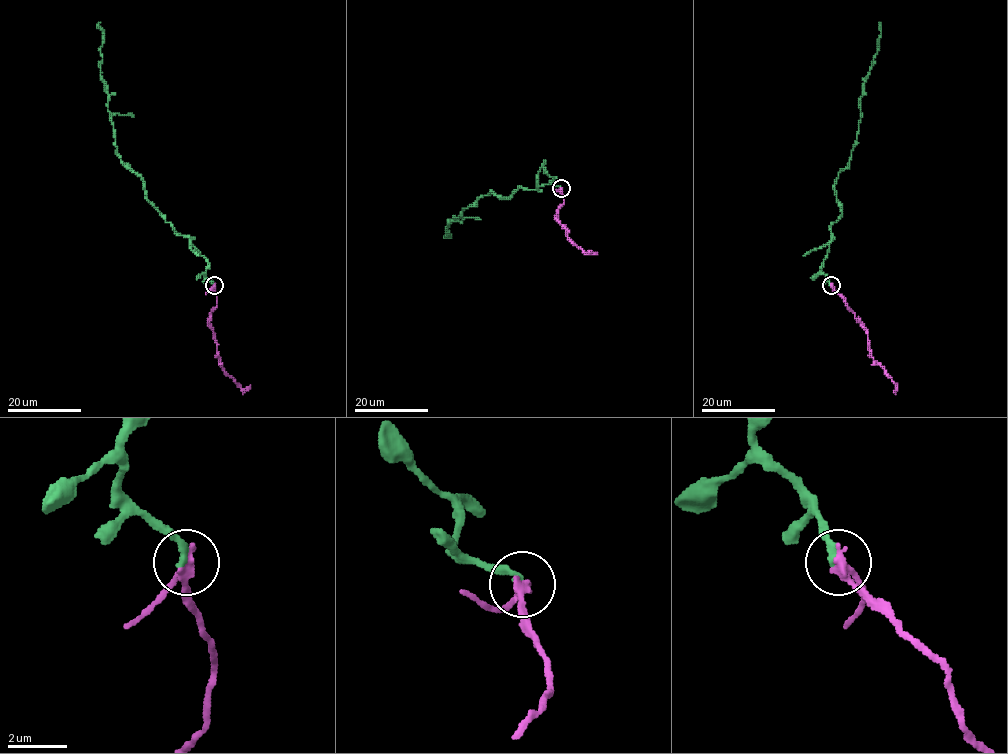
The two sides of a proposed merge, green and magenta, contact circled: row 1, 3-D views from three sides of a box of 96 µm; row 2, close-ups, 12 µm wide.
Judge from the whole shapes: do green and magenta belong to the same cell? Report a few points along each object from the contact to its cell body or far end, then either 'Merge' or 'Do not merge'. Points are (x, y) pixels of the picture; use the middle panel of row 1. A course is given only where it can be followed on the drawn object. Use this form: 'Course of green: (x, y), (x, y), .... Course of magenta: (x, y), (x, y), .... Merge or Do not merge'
Course of green: (560, 187), (552, 178), (508, 198), (490, 191), (455, 217), (445, 237). Course of magenta: (560, 188), (564, 201), (557, 217), (566, 229), (566, 234), (586, 254), (597, 254). Merge

